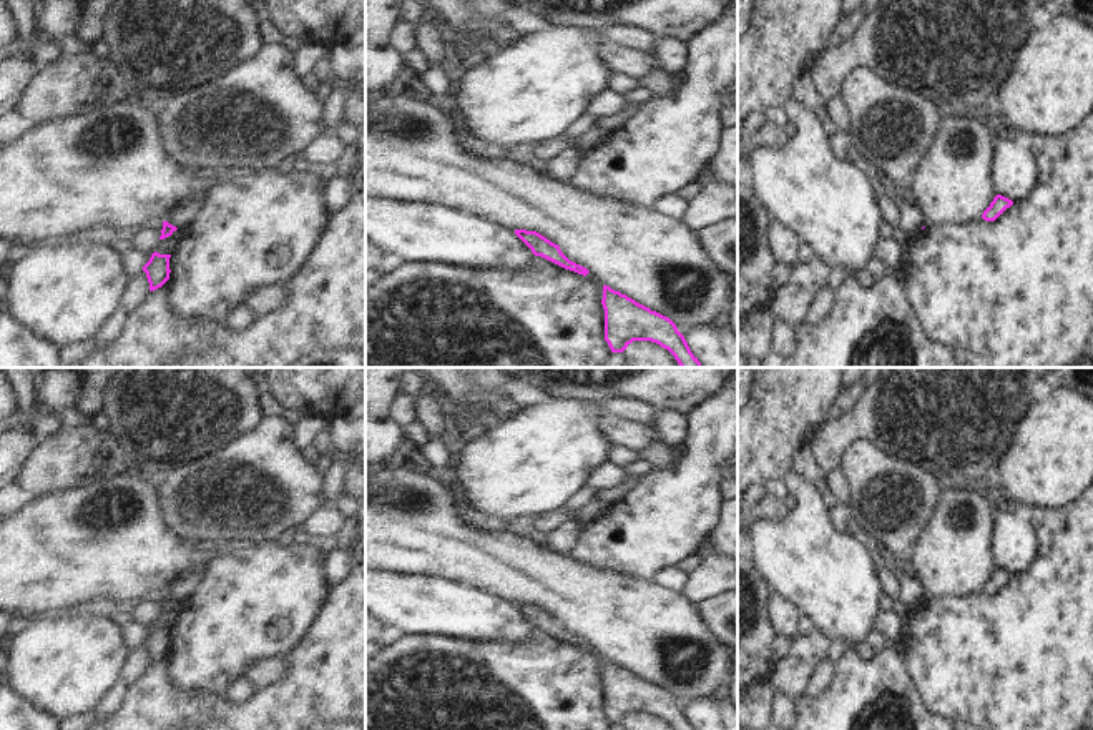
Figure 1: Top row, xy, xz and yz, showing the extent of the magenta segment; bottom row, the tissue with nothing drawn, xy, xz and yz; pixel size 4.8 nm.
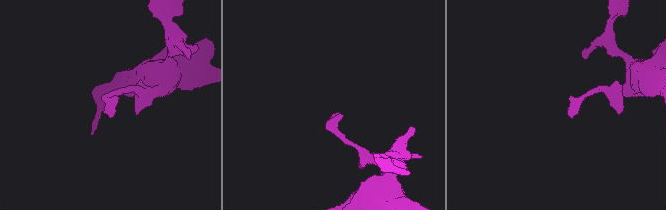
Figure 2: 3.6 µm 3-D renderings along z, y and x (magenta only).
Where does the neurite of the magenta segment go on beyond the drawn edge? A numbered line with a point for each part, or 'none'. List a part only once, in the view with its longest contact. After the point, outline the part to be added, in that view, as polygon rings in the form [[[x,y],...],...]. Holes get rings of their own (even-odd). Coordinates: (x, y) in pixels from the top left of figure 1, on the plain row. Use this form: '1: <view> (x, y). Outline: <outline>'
none

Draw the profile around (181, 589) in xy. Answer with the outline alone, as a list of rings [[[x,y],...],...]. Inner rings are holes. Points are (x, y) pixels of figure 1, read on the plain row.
[[[193,570],[184,577],[174,580],[168,589],[166,594],[179,602],[186,602],[186,599],[201,585],[206,570]]]

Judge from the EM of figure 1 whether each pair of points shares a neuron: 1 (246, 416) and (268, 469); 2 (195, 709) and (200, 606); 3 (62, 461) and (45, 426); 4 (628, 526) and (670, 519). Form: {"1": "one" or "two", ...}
{"1": "two", "2": "two", "3": "two", "4": "one"}

